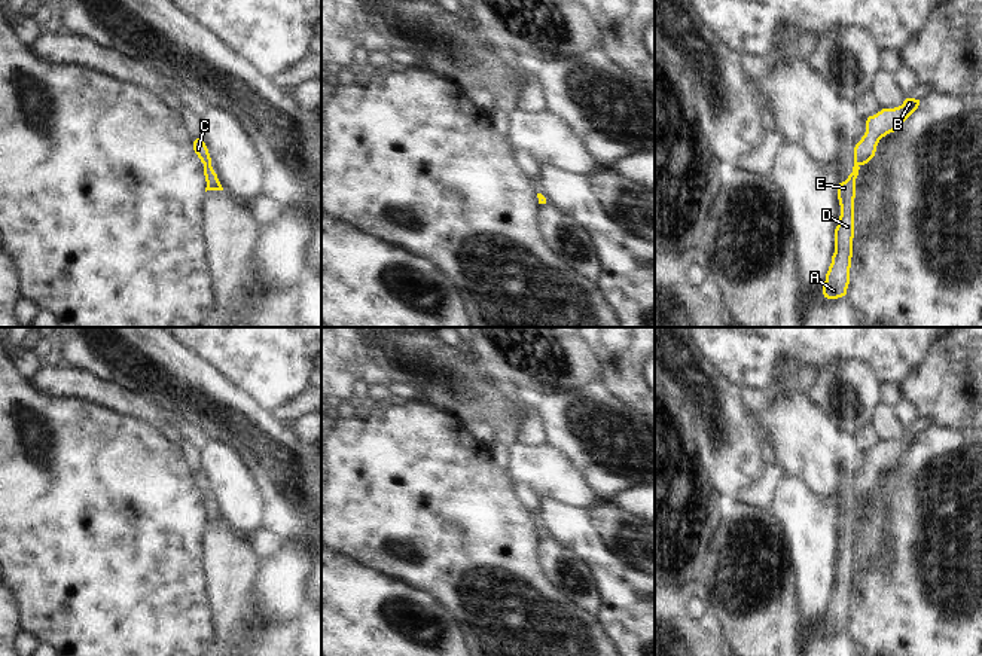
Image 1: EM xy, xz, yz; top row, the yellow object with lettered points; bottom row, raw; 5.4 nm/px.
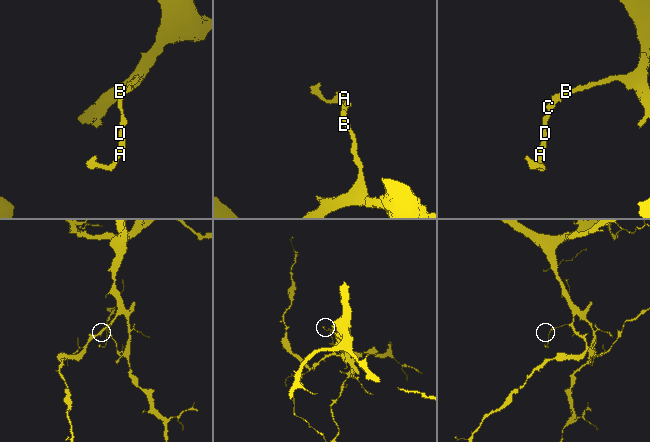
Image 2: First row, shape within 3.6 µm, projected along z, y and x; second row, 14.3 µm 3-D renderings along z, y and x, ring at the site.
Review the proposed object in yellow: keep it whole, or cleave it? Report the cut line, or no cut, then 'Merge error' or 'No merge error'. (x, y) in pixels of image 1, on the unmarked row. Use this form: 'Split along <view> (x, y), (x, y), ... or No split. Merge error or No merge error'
No split. No merge error

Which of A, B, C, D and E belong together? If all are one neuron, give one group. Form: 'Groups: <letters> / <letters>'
Groups: A B C D E

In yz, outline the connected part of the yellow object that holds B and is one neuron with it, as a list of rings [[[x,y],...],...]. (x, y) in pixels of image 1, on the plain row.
[[[906,431],[902,439],[882,442],[866,454],[866,466],[854,480],[854,500],[848,512],[838,519],[841,549],[835,562],[835,586],[823,617],[823,628],[827,632],[838,632],[847,628],[850,617],[850,601],[854,571],[854,531],[856,512],[861,498],[867,497],[876,485],[882,470],[902,458],[920,439],[920,433]]]

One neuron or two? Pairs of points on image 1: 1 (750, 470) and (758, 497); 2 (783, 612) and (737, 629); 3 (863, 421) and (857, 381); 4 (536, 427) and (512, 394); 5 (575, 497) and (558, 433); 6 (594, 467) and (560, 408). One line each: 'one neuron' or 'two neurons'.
1: two neurons
2: one neuron
3: one neuron
4: one neuron
5: two neurons
6: one neuron

